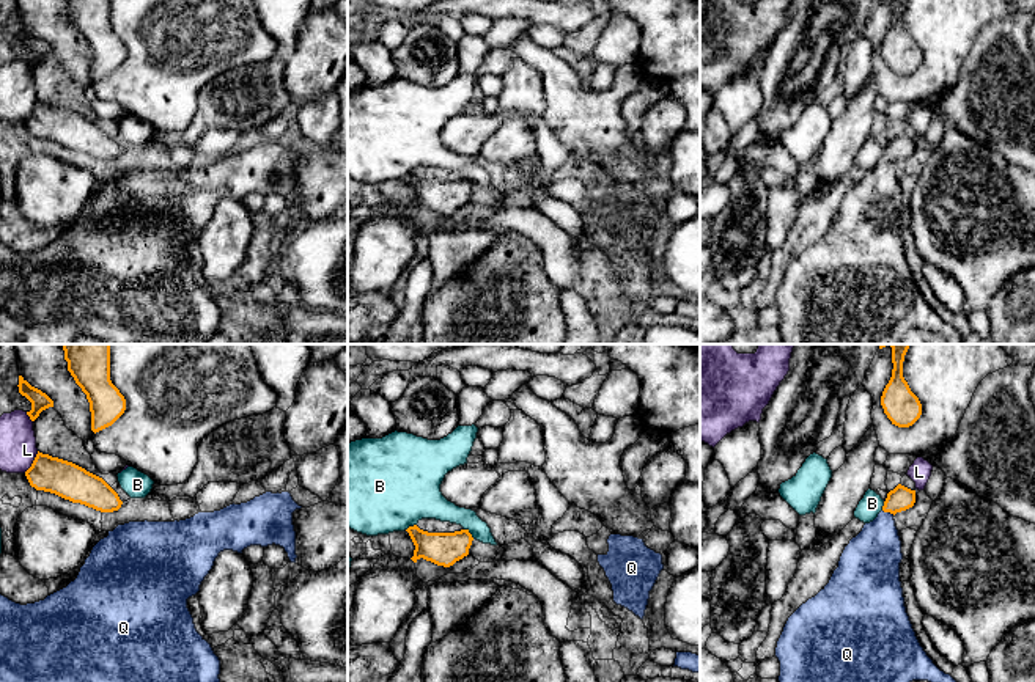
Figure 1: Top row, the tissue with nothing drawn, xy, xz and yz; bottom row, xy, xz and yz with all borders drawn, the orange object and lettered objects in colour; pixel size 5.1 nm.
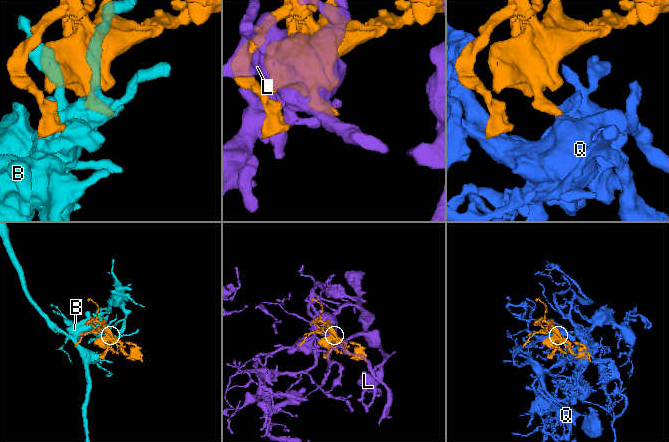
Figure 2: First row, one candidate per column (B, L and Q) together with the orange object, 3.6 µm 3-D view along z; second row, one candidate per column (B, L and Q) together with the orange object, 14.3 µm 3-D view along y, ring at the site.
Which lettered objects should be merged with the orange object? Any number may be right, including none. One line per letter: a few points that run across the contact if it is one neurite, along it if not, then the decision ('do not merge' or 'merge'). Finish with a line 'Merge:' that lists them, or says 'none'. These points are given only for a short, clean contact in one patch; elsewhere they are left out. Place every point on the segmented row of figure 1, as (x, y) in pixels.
B: do not merge
L: do not merge
Q: yz (900, 498), (889, 511), (873, 557) | merge
Merge: Q

